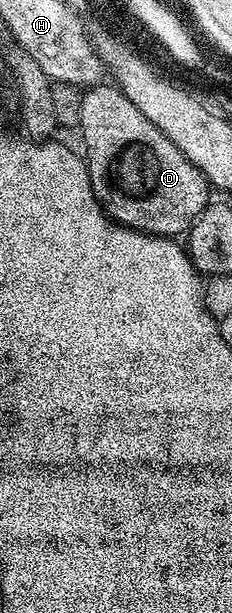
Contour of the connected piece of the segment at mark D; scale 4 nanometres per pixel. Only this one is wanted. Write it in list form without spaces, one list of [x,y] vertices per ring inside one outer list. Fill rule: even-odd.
[[[98,84],[90,86],[81,95],[81,107],[79,108],[79,116],[81,117],[79,134],[85,141],[85,150],[83,149],[83,157],[89,167],[89,179],[93,185],[93,191],[101,204],[101,209],[106,211],[114,222],[129,226],[133,230],[141,230],[144,234],[159,234],[162,238],[173,238],[181,236],[188,231],[193,222],[203,212],[203,208],[211,201],[211,187],[209,181],[205,179],[205,174],[199,172],[199,168],[195,168],[195,164],[191,164],[191,160],[187,160],[187,156],[183,156],[183,152],[179,152],[179,148],[175,148],[175,144],[171,144],[171,140],[167,140],[167,136],[163,136],[163,132],[159,132],[155,128],[155,124],[151,124],[151,120],[147,120],[147,116],[143,116],[143,112],[139,112],[139,108],[135,108],[135,104],[131,104],[131,100],[127,100],[127,96],[122,90],[117,89],[116,85]],[[113,178],[122,178],[127,185],[133,186],[126,194],[121,194],[121,190],[117,186],[113,186]]]

